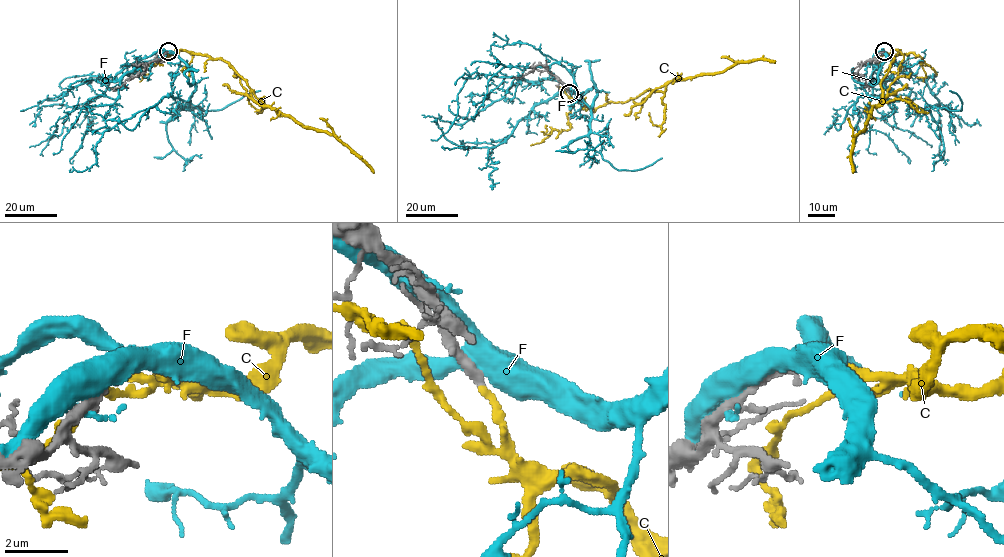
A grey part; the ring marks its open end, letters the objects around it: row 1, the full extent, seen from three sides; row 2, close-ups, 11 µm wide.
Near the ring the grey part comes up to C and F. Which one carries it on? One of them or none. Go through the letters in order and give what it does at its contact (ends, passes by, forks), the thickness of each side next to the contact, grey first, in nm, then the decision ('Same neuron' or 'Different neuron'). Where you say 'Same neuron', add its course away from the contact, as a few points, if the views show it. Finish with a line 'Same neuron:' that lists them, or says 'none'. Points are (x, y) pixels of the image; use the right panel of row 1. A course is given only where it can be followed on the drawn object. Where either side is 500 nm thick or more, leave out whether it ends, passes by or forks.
C: It ends there. Thickness 280 nm (grey) against 220 nm. Different neuron
F: It forks there. Thickness 400 nm (grey) against 440 nm. Different neuron
Same neuron: none

